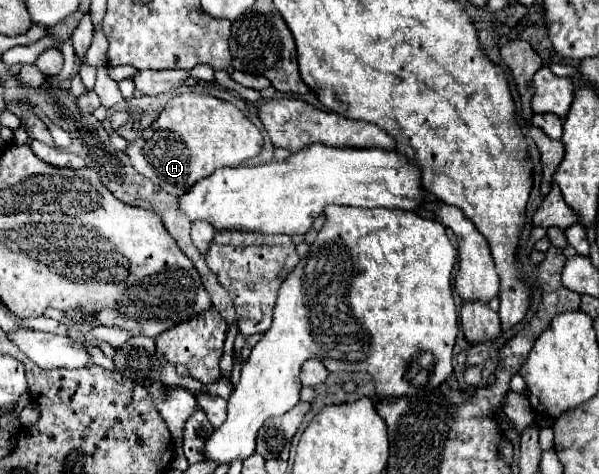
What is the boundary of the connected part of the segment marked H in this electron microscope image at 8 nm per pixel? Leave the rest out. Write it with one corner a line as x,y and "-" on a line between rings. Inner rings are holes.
184,92
174,96
158,120
154,120
138,140
128,144
126,154
142,176
150,178
172,196
182,196
200,178
222,166
240,166
262,152
260,130
230,102
208,94

